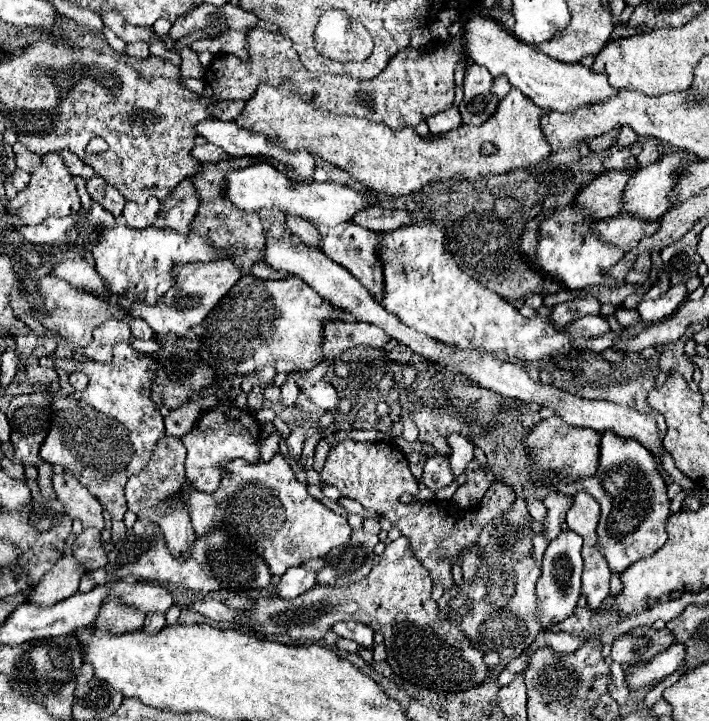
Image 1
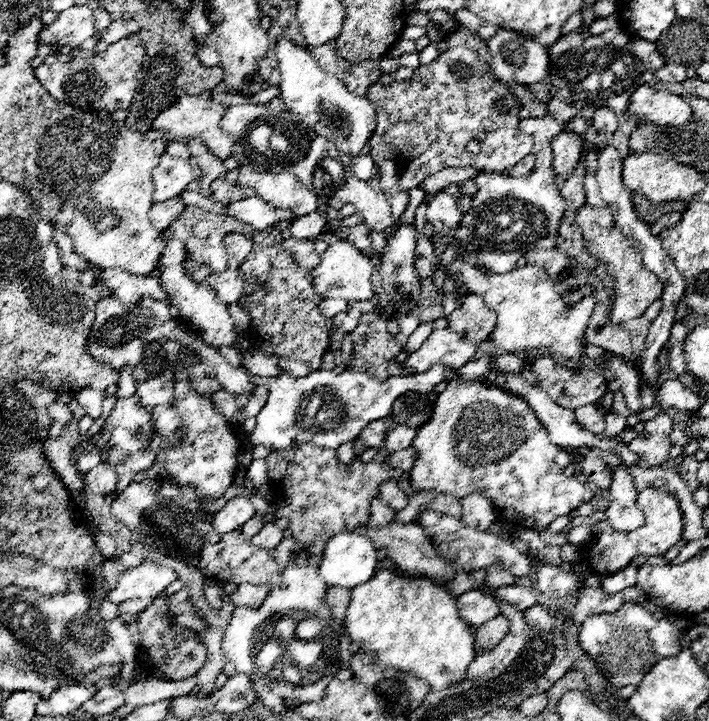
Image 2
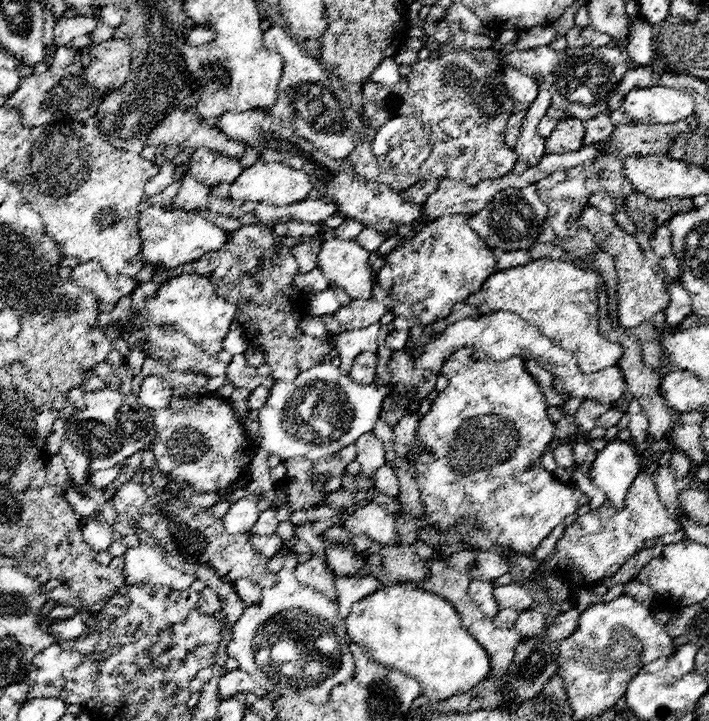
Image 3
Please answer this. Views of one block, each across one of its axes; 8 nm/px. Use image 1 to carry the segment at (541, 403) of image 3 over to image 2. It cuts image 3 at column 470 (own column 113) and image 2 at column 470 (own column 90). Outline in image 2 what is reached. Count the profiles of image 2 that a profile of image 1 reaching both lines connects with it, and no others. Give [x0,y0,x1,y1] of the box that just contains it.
[412,356,594,532]

